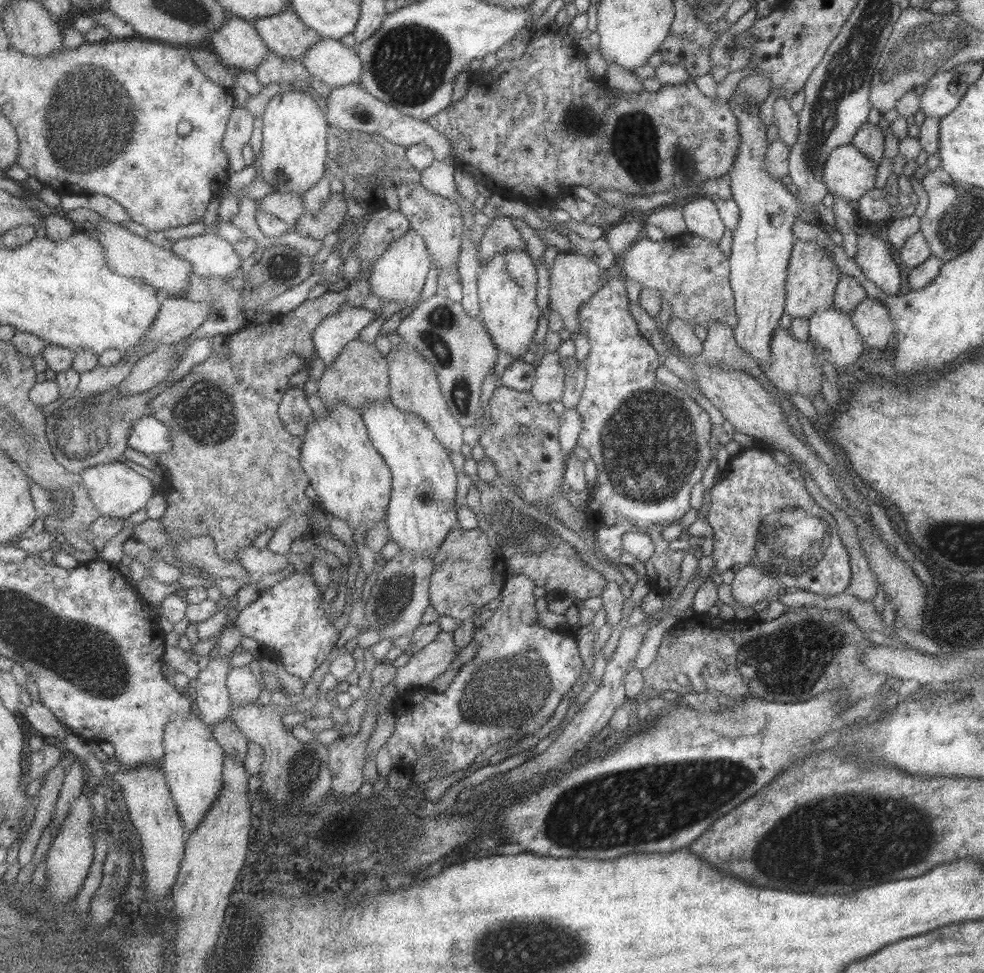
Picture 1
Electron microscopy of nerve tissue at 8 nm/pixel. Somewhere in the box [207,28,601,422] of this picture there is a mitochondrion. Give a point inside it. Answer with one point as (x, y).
(442, 328)

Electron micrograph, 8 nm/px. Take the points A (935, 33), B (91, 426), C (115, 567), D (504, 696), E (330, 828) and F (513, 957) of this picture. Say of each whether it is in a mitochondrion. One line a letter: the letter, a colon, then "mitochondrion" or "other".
A: mitochondrion
B: mitochondrion
C: other
D: mitochondrion
E: mitochondrion
F: mitochondrion

